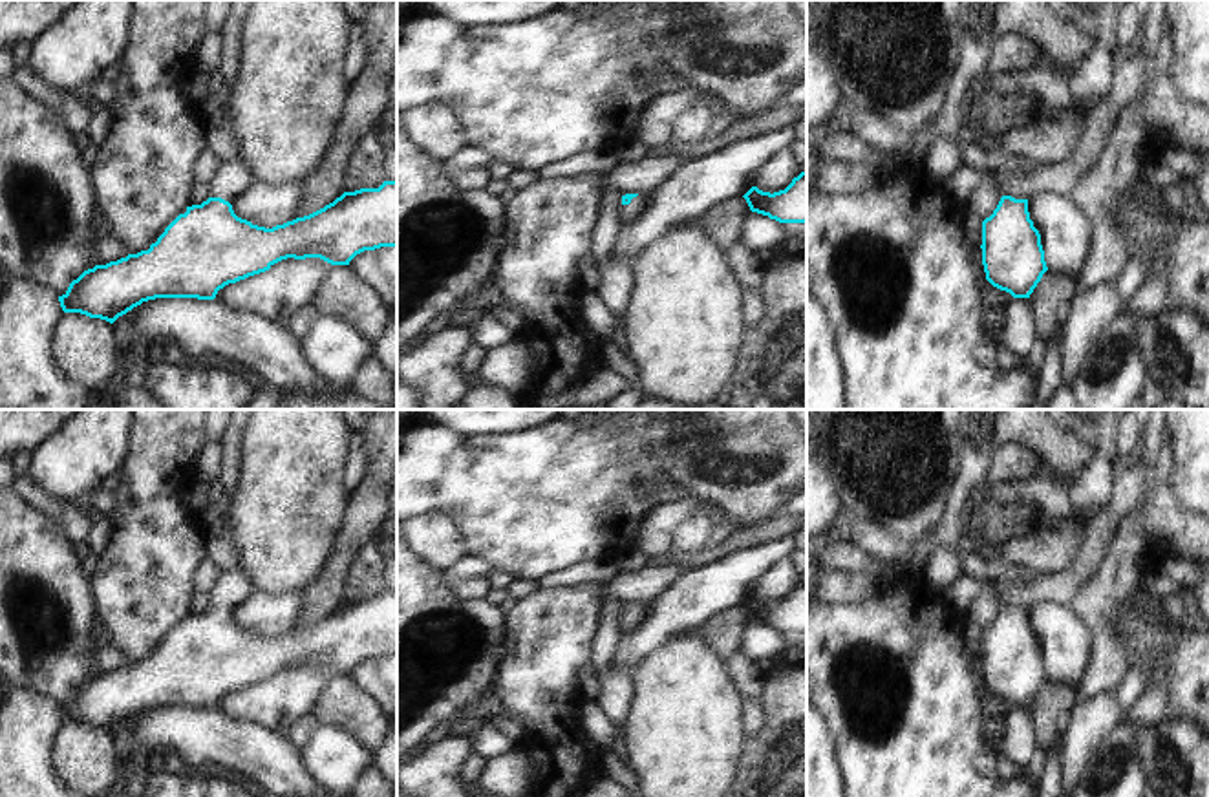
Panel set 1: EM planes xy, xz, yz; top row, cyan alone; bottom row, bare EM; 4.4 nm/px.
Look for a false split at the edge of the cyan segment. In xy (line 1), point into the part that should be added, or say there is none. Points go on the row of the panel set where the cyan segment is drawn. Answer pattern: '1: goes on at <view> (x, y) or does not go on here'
1: goes on at xy (233, 178)

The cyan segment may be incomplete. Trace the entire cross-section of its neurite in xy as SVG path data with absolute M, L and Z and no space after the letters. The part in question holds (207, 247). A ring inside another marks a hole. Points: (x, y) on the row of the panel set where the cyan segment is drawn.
M240 159L221 163L209 185L207 201L187 207L187 212L179 214L148 250L84 271L59 296L62 311L113 324L134 307L155 298L214 300L225 285L265 272L287 258L320 258L331 265L349 265L364 250L397 247L397 181L344 192L324 208L273 228L252 225L232 210L230 203L252 183L252 174Z

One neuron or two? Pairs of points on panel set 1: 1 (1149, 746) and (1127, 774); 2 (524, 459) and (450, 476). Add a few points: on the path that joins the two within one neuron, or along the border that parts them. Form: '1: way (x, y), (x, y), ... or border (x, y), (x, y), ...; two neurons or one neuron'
1: border (1136, 726), (1136, 757), (1147, 777); two neurons
2: way (505, 476), (469, 476); one neuron

